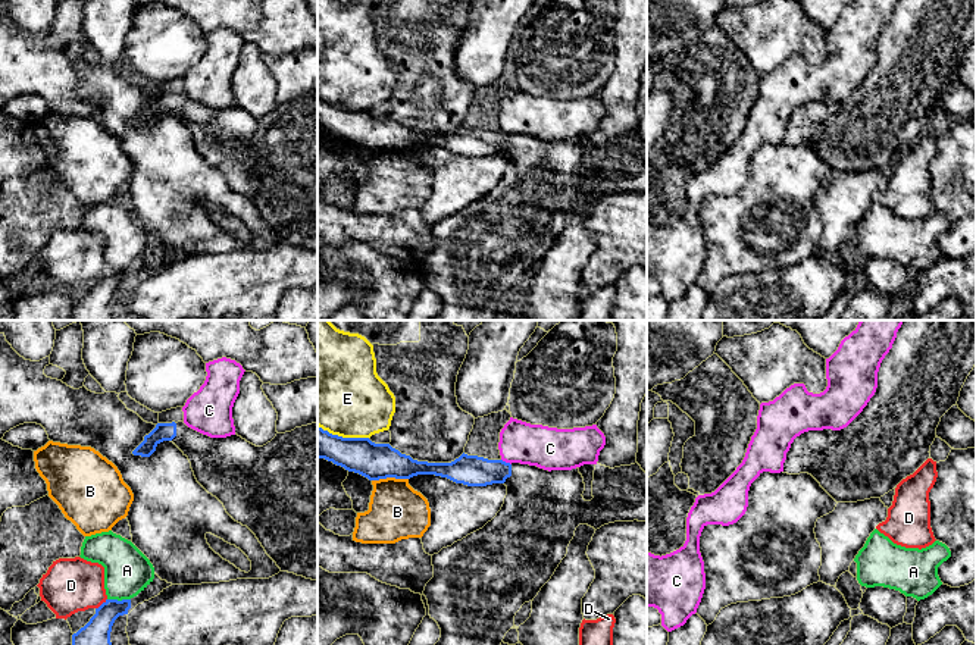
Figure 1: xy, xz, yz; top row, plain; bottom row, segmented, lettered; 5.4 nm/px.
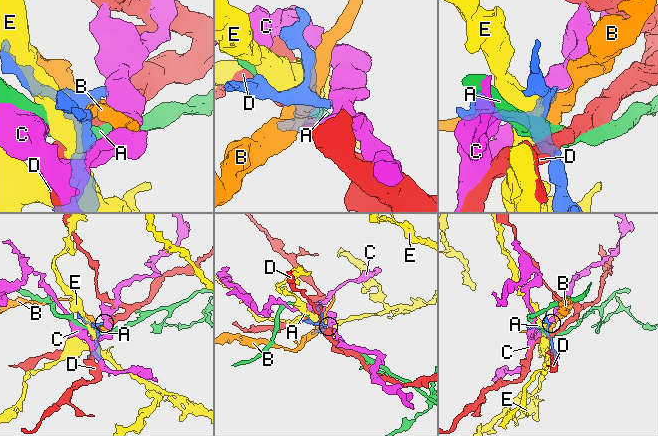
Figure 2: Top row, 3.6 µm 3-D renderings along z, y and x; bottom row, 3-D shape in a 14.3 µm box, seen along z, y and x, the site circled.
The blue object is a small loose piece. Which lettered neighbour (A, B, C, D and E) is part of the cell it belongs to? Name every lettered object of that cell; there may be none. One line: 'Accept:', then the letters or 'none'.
Accept: none

